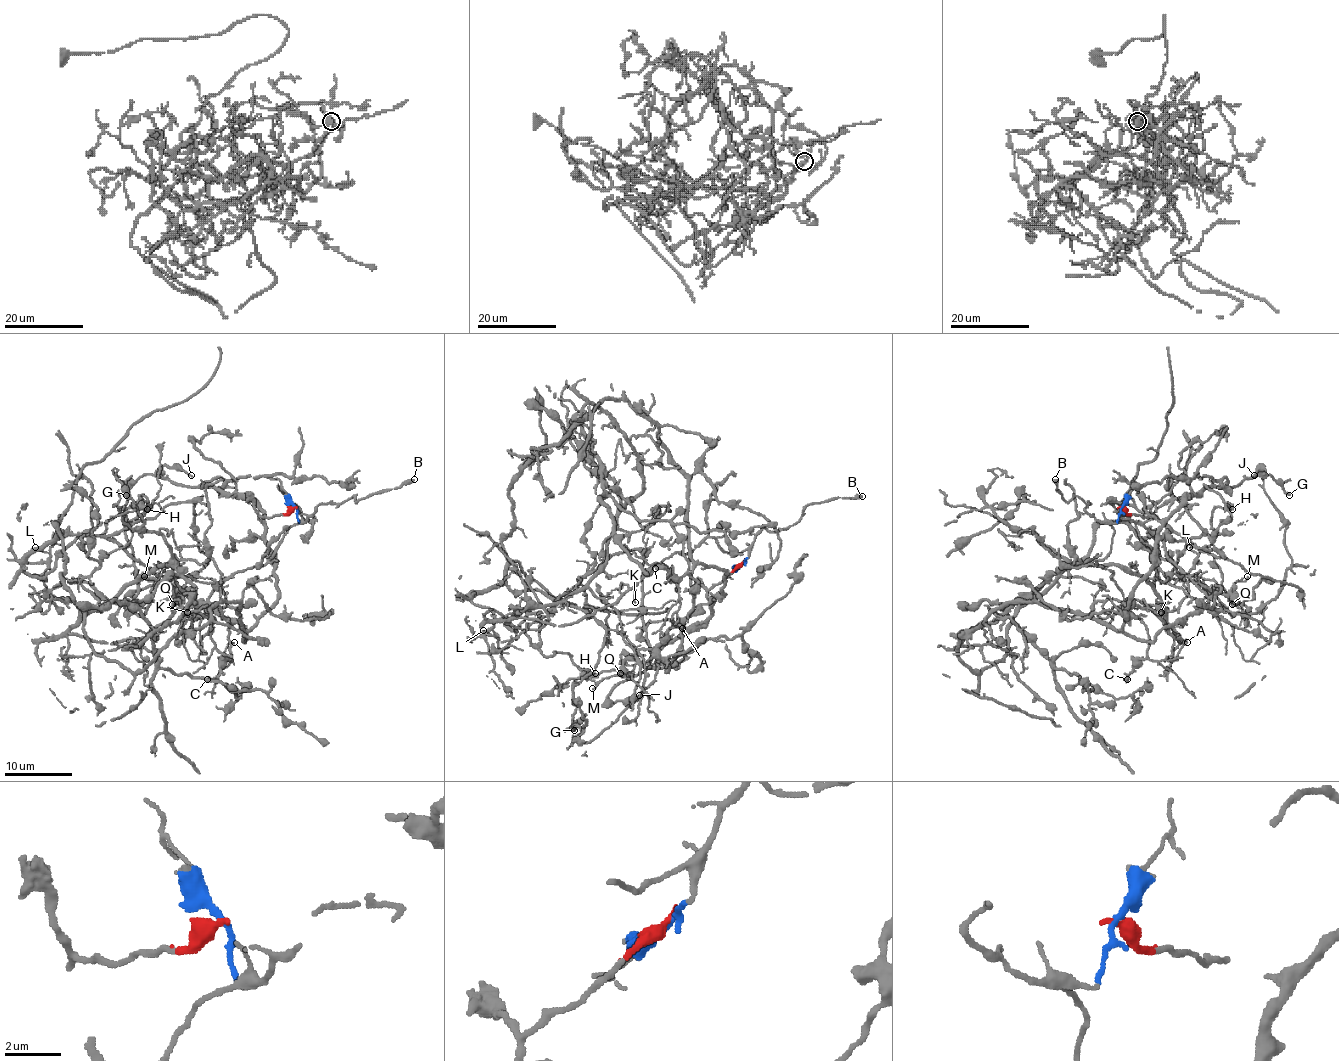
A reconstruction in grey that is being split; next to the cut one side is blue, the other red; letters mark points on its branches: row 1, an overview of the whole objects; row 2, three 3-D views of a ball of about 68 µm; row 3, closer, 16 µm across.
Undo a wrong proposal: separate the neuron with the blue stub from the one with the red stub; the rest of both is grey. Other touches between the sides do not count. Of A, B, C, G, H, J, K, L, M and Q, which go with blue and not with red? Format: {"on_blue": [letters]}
{"on_blue": ["A", "B", "C", "K"]}

